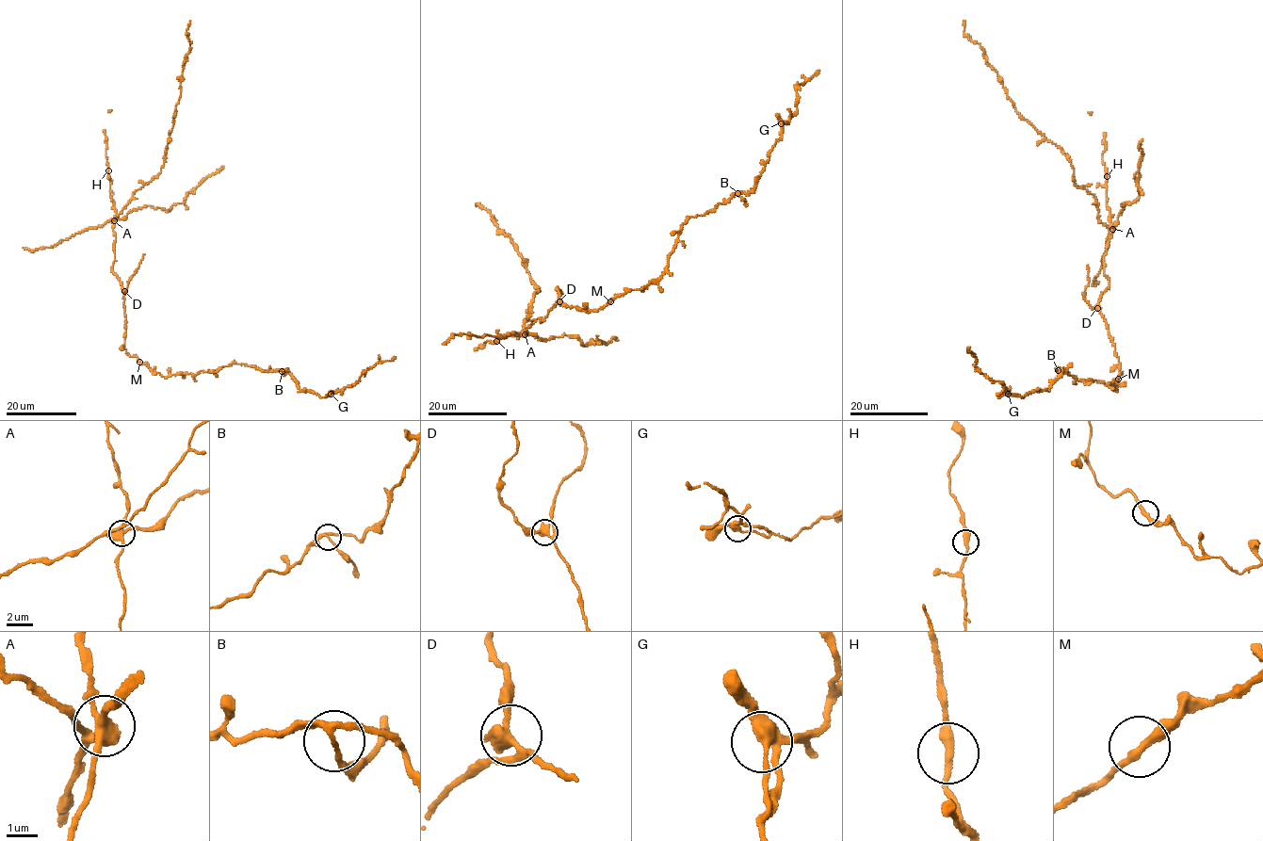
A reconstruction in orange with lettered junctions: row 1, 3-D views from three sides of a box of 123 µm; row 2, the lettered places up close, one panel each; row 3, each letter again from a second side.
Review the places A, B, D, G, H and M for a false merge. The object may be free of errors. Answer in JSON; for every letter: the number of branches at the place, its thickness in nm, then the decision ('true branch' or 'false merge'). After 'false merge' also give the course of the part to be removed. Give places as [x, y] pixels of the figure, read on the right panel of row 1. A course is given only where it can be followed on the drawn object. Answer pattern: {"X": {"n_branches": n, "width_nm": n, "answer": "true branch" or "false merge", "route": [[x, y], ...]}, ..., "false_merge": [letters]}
{"A": {"n_branches": 4, "width_nm": 360, "answer": "false merge", "route": [[1112, 229], [1100, 222], [1092, 193], [1076, 186], [1070, 158], [1021, 117], [981, 47], [963, 32], [964, 21]]}, "B": {"n_branches": 3, "width_nm": 180, "answer": "true branch"}, "D": {"n_branches": 3, "width_nm": 320, "answer": "true branch"}, "G": {"n_branches": 4, "width_nm": 360, "answer": "true branch"}, "H": {"n_branches": 2, "width_nm": 320, "answer": "true branch"}, "M": {"n_branches": 2, "width_nm": 280, "answer": "true branch"}, "false_merge": ["A"]}

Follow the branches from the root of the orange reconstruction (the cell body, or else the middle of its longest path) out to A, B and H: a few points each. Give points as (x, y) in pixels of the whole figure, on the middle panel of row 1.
A: (583, 309), (558, 304), (543, 320), (540, 318), (532, 320), (525, 334)
B: (583, 309), (597, 311), (617, 296), (655, 282), (667, 267), (668, 255), (685, 221), (724, 204), (737, 193)
H: (583, 309), (558, 304), (543, 320), (540, 318), (532, 320), (526, 333), (509, 335), (497, 342)

